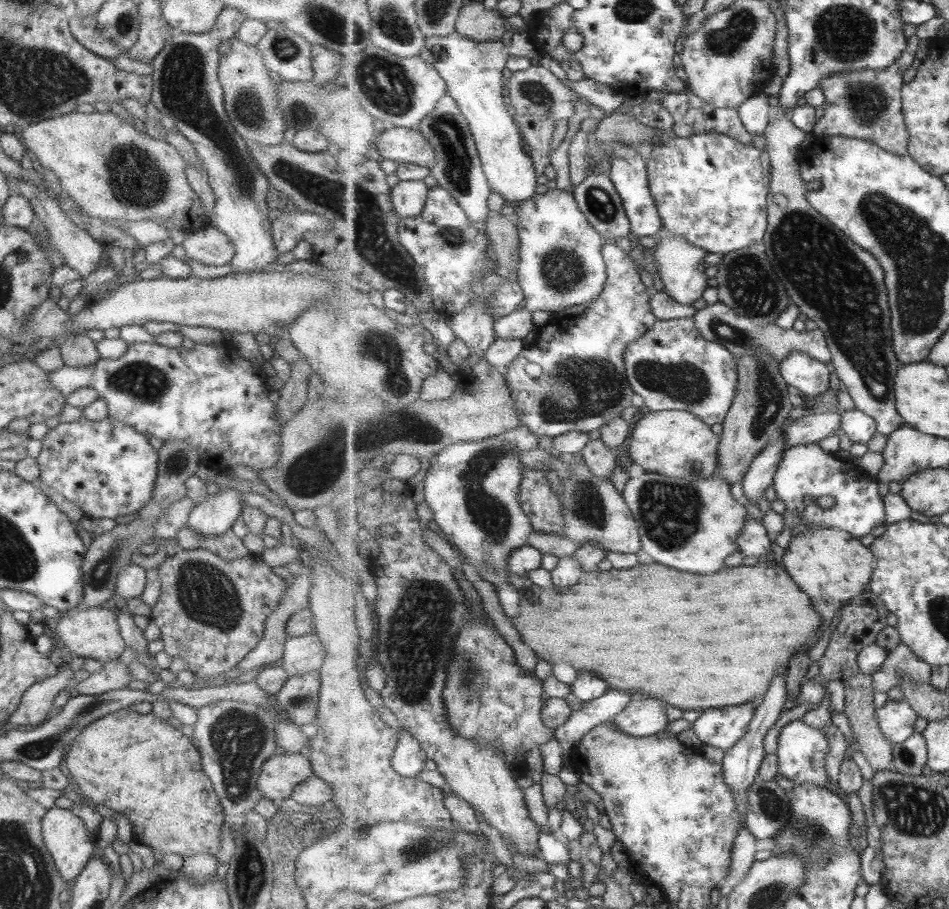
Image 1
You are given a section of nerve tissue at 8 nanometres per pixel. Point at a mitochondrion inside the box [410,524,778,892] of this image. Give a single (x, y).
(469, 669)

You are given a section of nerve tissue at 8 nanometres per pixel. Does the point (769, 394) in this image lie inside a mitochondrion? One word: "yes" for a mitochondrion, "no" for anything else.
yes

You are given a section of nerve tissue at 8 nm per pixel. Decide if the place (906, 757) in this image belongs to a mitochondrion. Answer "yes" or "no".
yes

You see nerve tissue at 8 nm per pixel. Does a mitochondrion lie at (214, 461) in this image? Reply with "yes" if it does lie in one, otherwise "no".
no

